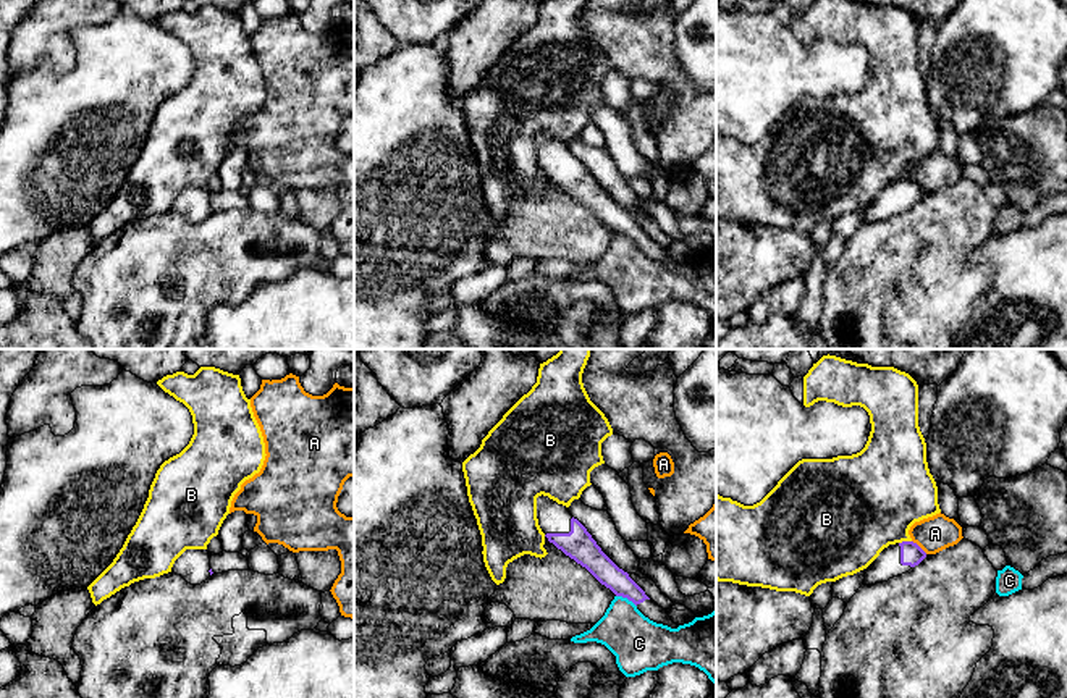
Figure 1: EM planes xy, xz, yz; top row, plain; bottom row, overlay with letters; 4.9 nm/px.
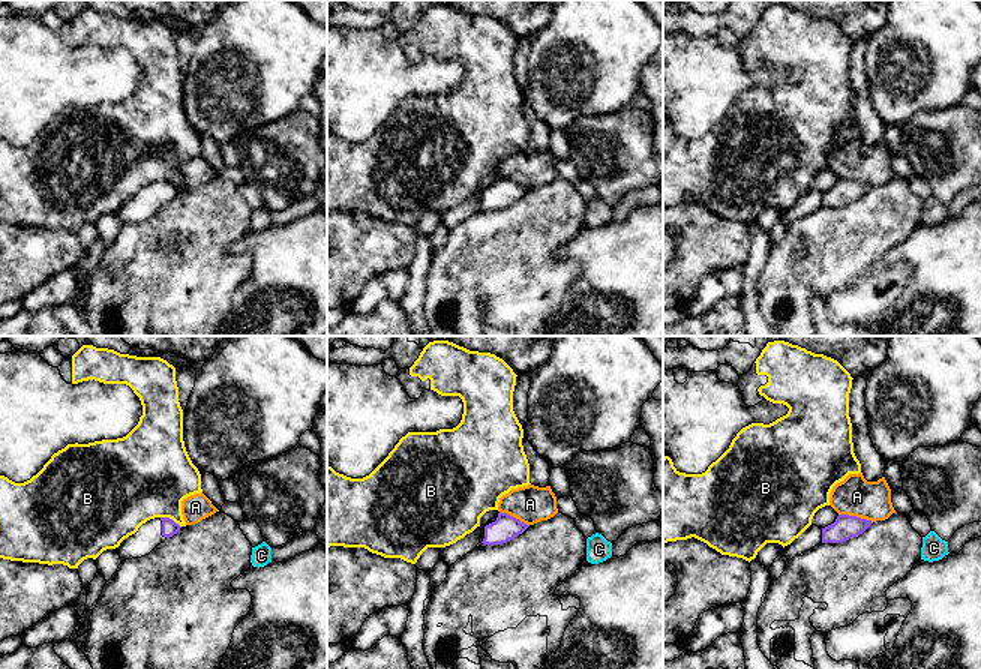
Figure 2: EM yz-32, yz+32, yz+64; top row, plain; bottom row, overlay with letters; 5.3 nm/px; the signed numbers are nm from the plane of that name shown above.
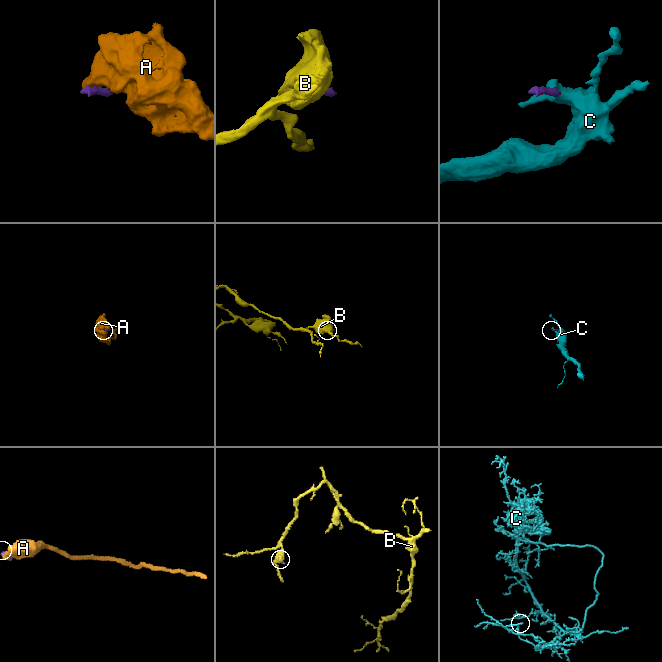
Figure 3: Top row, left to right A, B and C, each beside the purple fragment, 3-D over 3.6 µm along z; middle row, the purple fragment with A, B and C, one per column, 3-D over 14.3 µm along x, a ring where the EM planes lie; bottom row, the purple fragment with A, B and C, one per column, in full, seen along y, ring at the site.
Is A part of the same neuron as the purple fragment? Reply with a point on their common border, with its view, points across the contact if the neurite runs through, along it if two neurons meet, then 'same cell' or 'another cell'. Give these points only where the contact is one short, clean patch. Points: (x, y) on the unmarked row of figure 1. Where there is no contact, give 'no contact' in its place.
contact yz (919, 185); border yz (912, 178), (927, 191); another cell

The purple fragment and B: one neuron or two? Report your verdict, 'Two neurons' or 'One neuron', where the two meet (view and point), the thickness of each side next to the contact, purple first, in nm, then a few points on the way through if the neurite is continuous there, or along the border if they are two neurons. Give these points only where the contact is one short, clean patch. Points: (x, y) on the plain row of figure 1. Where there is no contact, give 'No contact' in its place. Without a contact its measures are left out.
Two neurons. Touches purple at yz (904, 180). Thickness 110 nm (purple) against 460 nm. Boundary: yz (910, 178), (899, 181)

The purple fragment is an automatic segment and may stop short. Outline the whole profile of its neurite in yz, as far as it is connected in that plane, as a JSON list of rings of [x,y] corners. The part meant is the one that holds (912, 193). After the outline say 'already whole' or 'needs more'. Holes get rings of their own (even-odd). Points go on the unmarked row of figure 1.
[[[913,179],[889,183],[867,205],[863,223],[876,223],[909,210],[926,196],[926,191]]]; needs more

